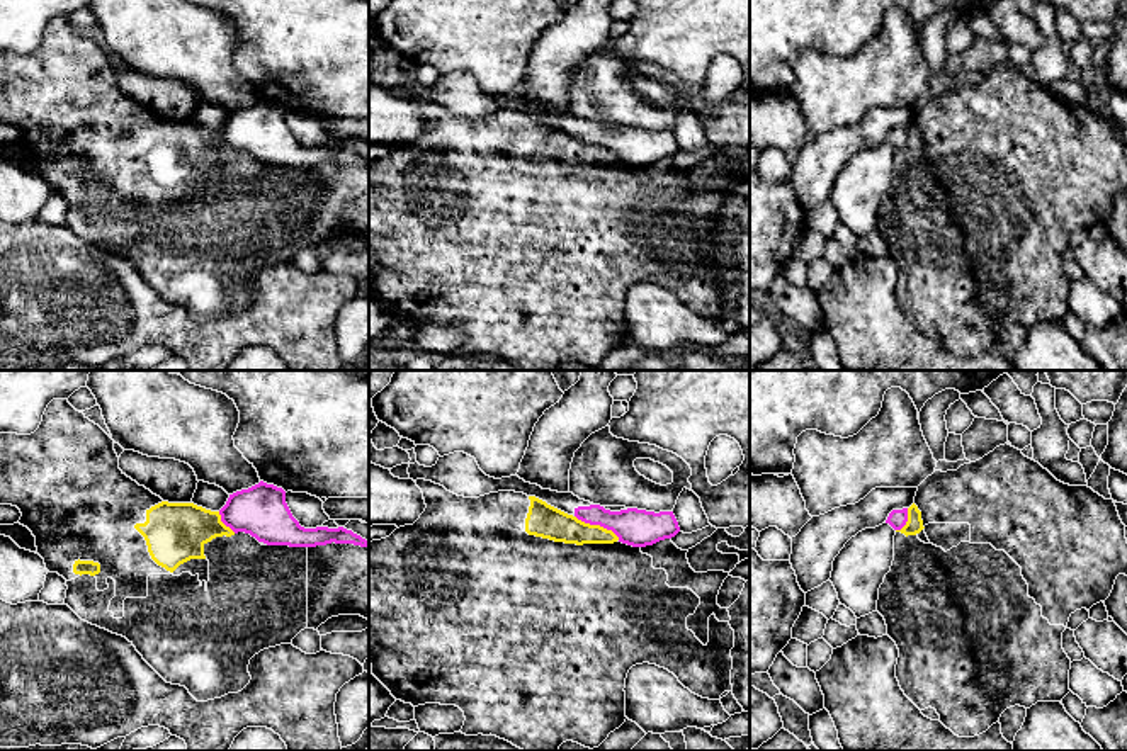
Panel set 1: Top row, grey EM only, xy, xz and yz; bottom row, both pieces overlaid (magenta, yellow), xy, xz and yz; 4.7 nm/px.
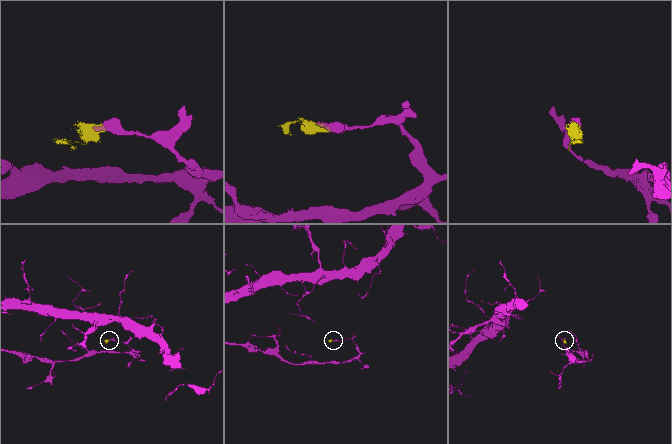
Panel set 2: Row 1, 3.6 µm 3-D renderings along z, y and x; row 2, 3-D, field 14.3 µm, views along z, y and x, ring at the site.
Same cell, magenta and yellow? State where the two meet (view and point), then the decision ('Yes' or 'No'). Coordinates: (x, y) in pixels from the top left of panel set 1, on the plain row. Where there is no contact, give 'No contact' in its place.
Touches magenta at xz (597, 143). No

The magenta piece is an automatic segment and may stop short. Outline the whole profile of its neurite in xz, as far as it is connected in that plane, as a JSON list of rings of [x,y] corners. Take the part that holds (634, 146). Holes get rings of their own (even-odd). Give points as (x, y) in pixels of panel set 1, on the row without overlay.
[[[464,71],[439,76],[437,83],[432,87],[420,85],[418,82],[410,83],[408,93],[413,100],[432,100],[464,117],[479,117],[498,110],[515,110],[535,116],[585,143],[612,150],[619,156],[619,161],[632,167],[653,165],[660,160],[671,158],[680,151],[673,131],[654,133],[637,127],[610,131],[600,124],[580,119],[569,110],[558,112],[542,109],[537,104],[525,102],[518,95],[495,99],[486,95],[479,88],[476,78]]]

